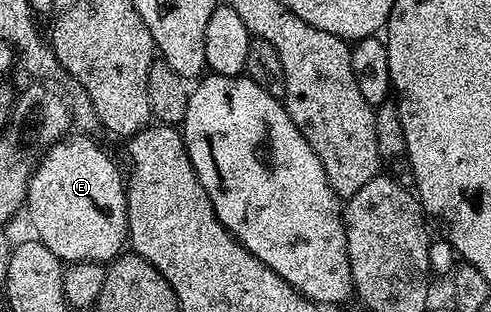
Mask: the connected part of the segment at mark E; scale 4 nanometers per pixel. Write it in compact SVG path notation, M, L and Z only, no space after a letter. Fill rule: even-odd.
M75 133L54 143L40 159L27 190L25 211L31 214L31 223L36 231L34 234L64 264L81 261L106 264L124 250L129 239L124 176L121 171L119 175L114 161L91 139L94 138Z

